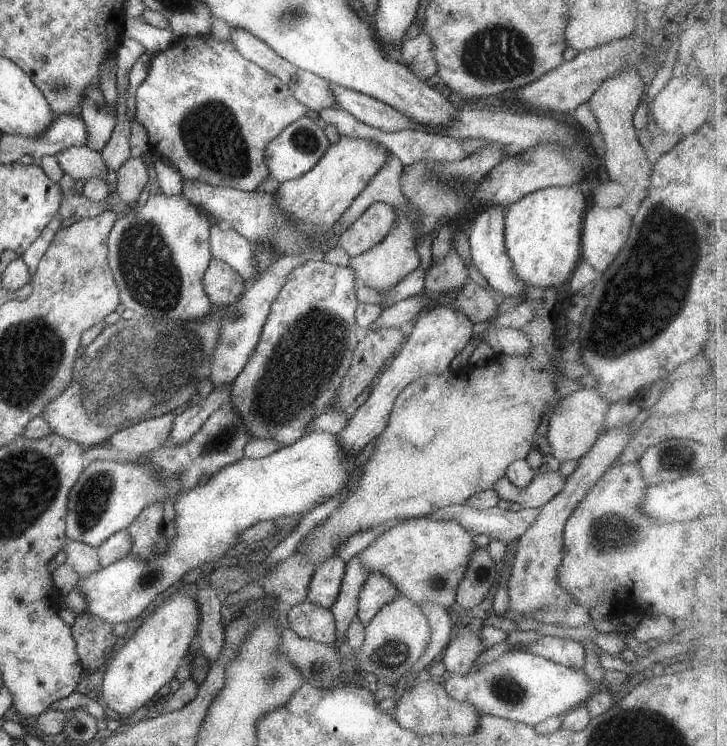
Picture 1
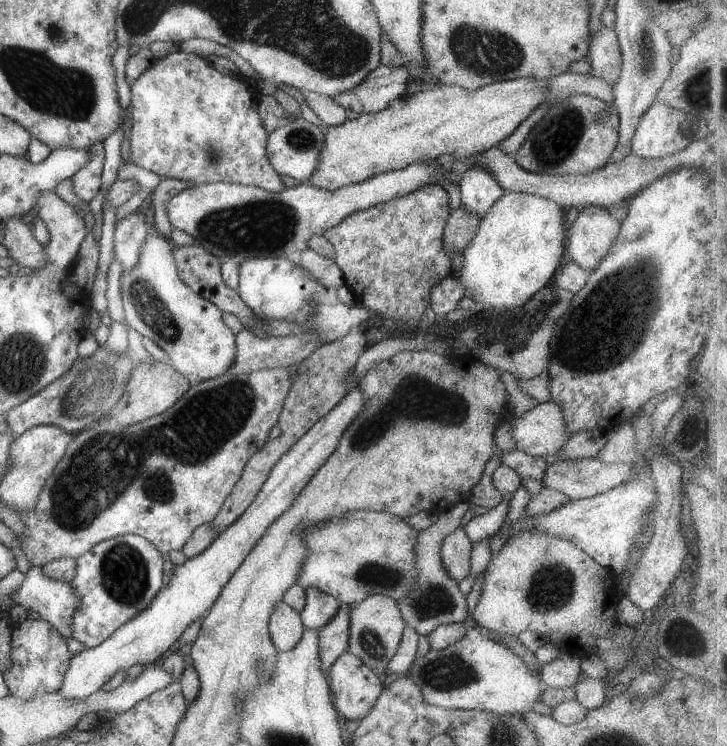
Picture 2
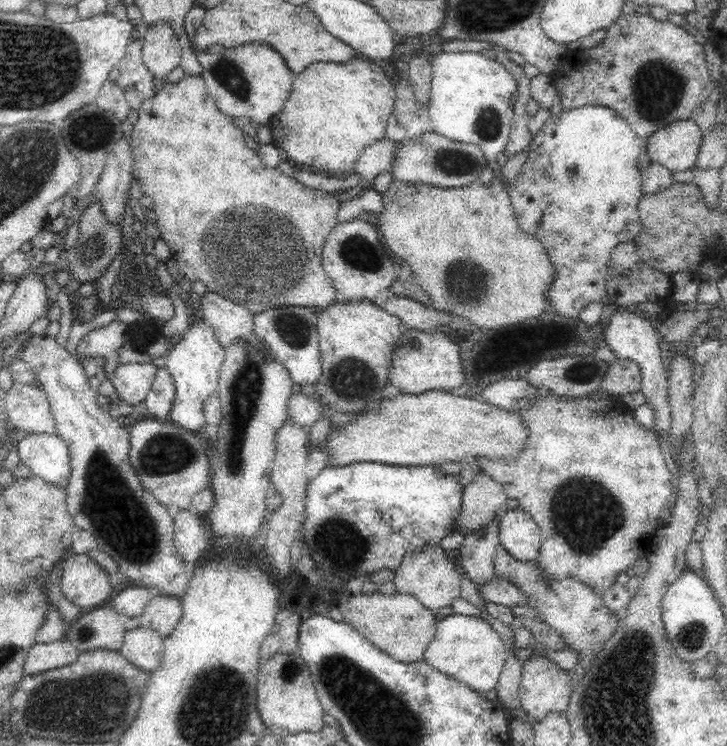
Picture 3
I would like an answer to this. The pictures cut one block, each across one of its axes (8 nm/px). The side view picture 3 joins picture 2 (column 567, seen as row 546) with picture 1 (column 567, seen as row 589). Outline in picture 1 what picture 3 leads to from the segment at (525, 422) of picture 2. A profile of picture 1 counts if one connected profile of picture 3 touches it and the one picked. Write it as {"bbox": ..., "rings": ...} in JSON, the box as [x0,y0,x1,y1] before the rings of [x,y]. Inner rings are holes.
{"bbox":[547,389,611,463],"rings":[[[582,389],[573,392],[559,400],[555,404],[555,410],[548,414],[547,442],[549,442],[549,454],[560,463],[564,460],[579,460],[593,446],[595,439],[601,434],[607,408],[611,402],[607,402],[603,396],[599,396],[594,389]]]}

